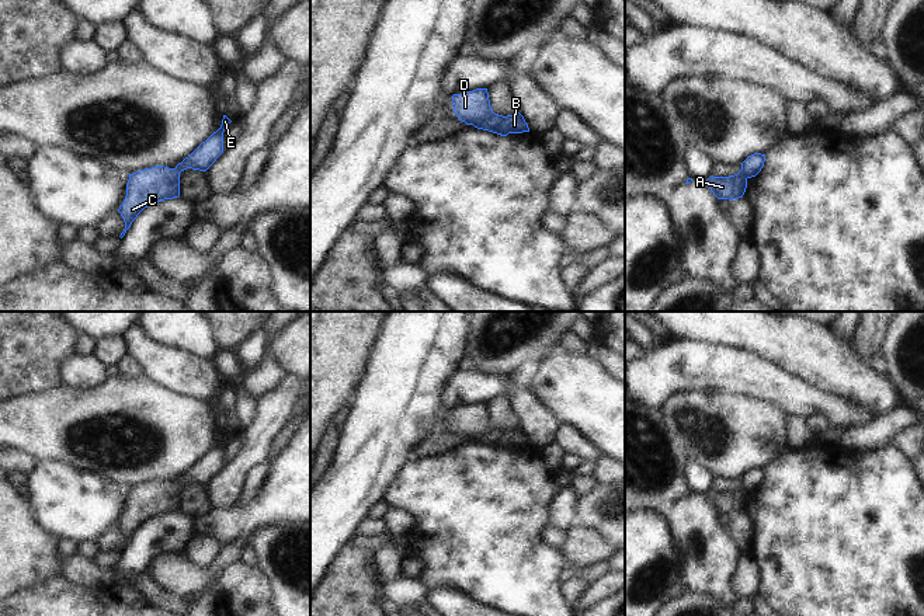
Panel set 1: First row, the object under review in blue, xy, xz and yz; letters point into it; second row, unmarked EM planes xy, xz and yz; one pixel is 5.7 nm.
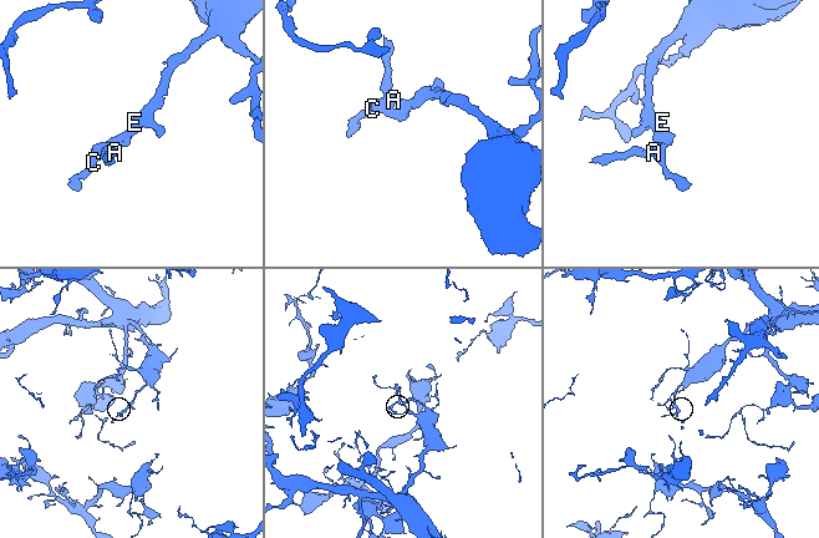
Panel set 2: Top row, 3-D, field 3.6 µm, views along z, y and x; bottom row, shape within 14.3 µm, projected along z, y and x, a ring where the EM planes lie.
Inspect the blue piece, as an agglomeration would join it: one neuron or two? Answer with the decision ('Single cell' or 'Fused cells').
Fused cells.

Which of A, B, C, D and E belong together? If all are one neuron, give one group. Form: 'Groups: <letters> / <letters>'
Groups: A C D / B E.

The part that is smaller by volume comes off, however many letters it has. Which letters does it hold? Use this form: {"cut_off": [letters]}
{"cut_off": ["A", "C", "D"]}

